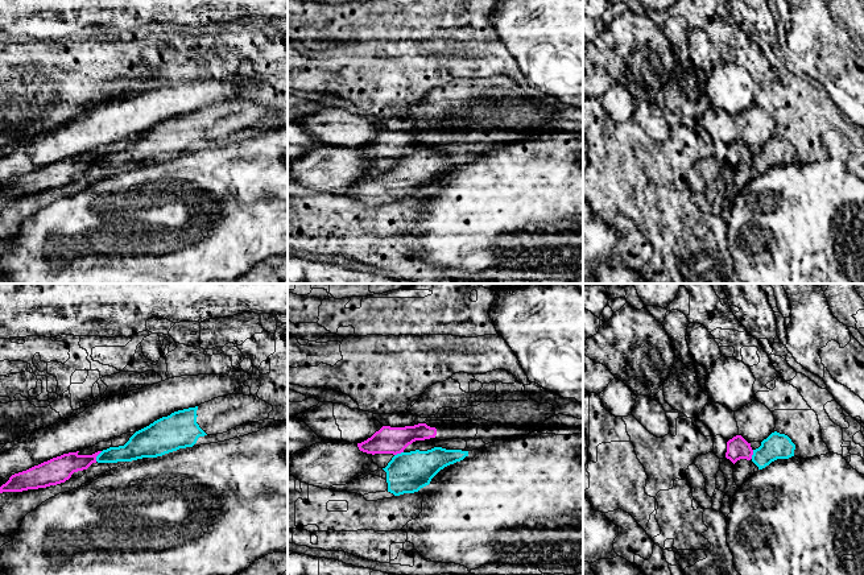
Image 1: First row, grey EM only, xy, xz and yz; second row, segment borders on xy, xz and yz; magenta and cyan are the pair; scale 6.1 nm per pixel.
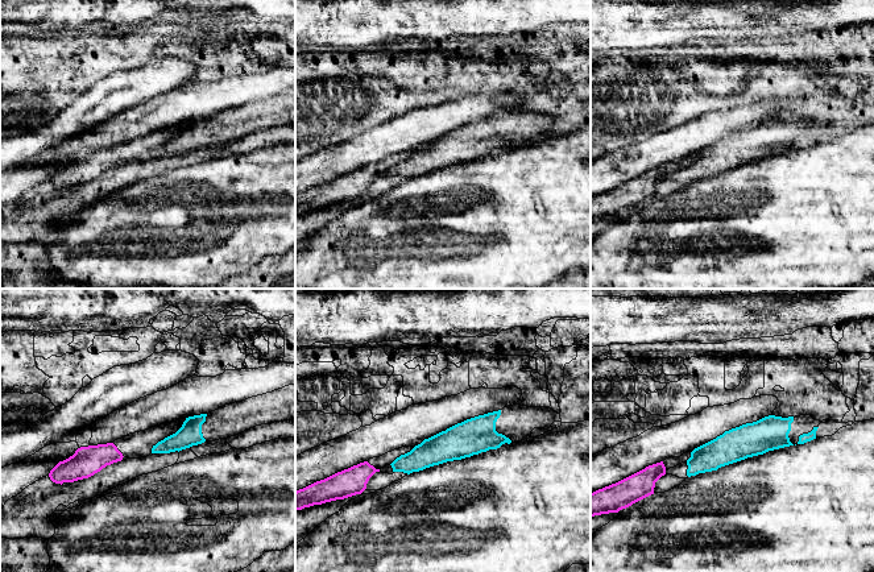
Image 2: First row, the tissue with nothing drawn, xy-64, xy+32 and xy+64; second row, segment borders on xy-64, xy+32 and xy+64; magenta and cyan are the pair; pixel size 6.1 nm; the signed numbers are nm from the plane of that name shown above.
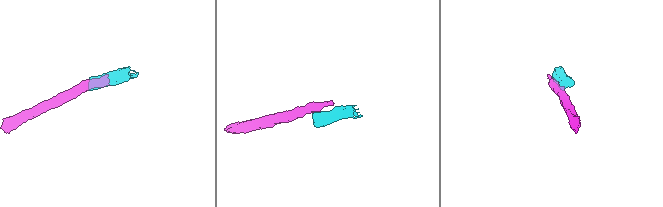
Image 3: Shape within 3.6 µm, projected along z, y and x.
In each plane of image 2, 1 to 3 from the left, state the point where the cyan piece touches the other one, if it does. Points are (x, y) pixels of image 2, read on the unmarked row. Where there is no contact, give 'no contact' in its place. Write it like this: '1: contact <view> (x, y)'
1: no contact
2: no contact
3: no contact

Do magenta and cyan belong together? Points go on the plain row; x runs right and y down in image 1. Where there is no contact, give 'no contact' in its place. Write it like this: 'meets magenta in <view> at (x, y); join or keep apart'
meets magenta in xy at (96, 160); keep apart

